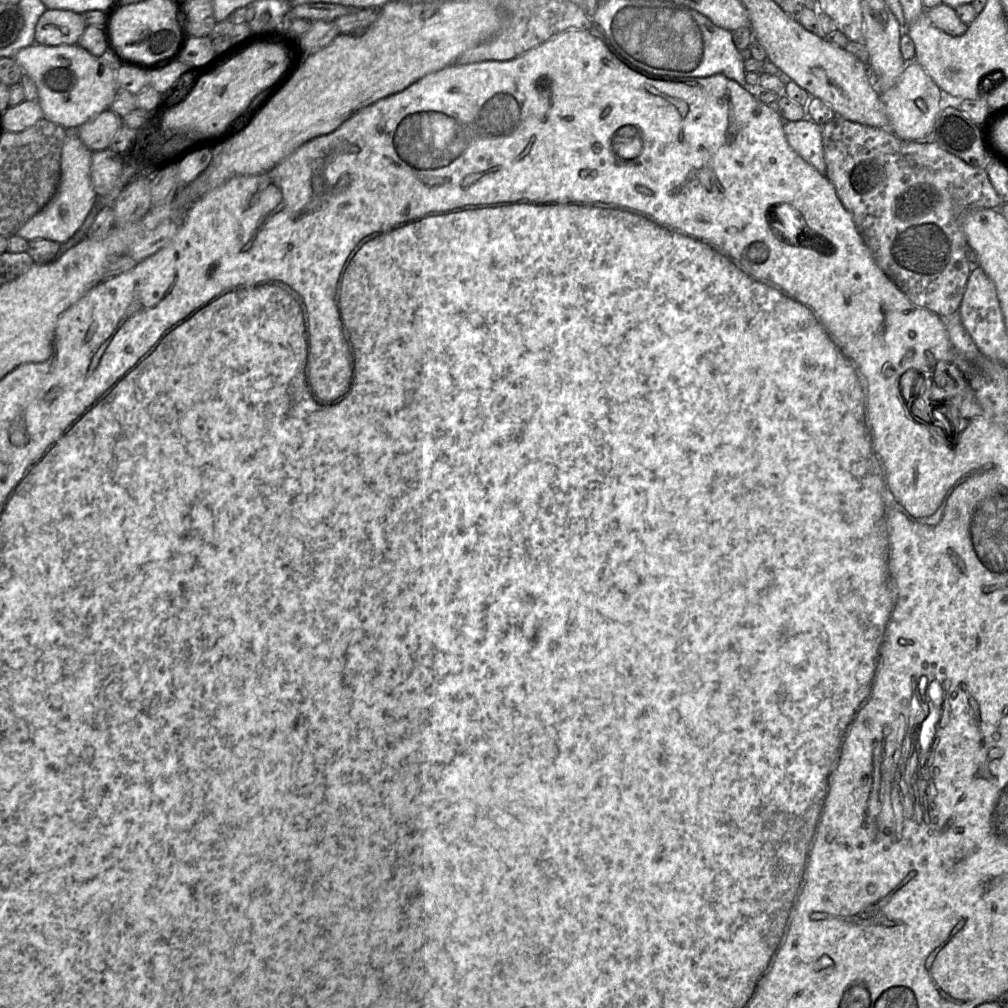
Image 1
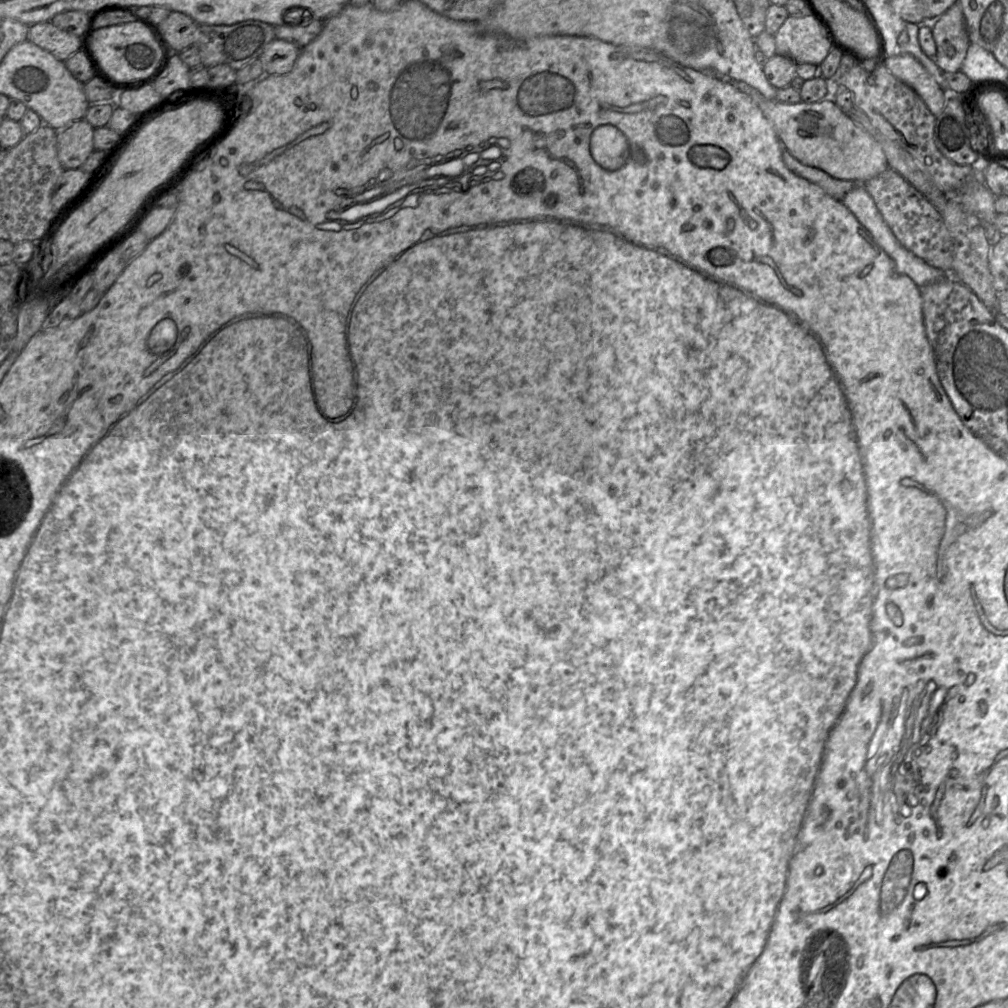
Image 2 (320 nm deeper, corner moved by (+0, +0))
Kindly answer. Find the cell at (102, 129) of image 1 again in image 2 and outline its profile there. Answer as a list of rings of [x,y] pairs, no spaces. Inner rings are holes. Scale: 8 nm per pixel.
[[[84,118],[69,123],[57,133],[57,155],[64,168],[77,169],[93,152],[94,127]]]

